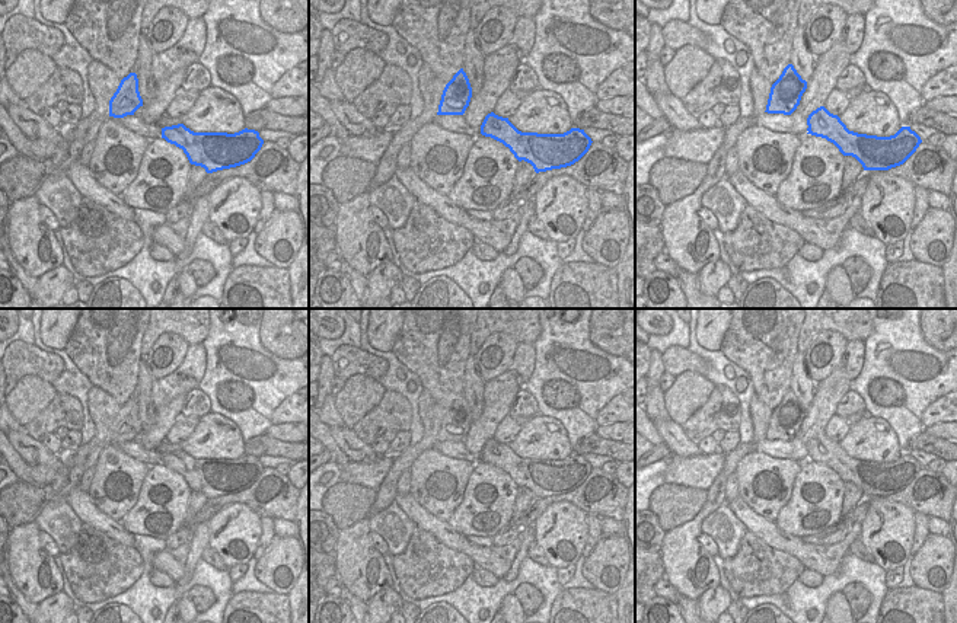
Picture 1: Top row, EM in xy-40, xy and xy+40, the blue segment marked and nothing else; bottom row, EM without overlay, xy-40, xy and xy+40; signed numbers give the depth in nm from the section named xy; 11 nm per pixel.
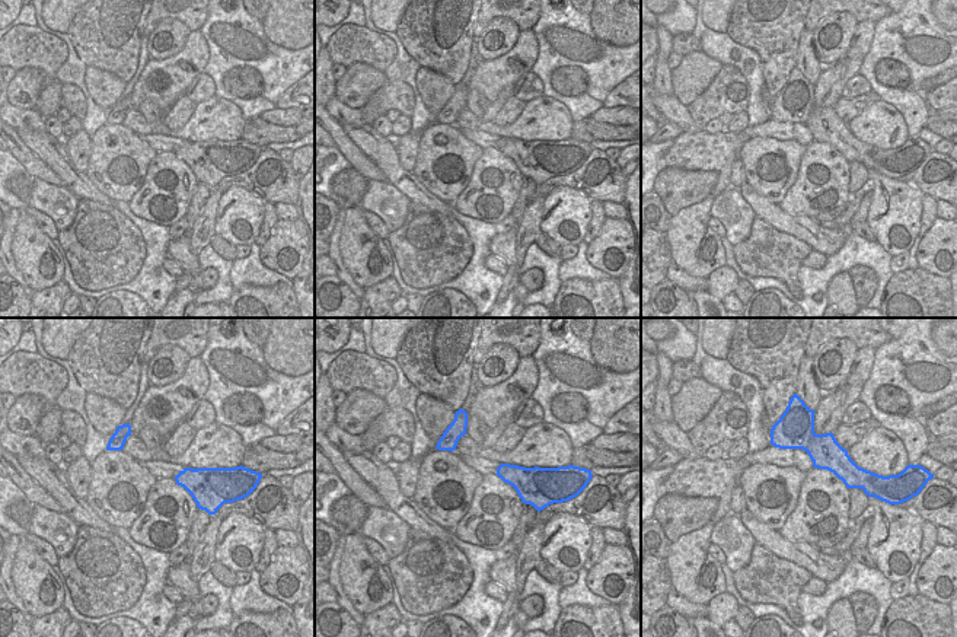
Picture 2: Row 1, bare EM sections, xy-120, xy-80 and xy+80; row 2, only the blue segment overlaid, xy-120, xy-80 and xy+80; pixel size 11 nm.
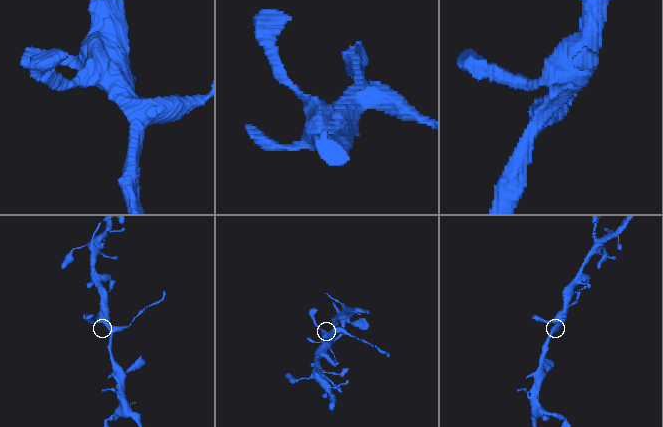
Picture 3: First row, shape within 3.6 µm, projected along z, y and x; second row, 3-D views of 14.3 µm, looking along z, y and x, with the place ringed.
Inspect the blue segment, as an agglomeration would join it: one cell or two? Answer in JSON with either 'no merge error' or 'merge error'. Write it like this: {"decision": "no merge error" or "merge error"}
{"decision": "merge error"}

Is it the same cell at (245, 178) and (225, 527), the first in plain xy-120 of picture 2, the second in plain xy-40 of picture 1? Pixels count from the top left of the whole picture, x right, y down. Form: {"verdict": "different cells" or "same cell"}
{"verdict": "different cells"}

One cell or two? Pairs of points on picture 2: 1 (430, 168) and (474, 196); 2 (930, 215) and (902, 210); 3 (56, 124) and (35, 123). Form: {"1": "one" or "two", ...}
{"1": "two", "2": "two", "3": "two"}

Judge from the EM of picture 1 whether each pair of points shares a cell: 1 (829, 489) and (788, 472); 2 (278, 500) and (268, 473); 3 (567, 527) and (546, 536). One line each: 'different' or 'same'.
1: different
2: same
3: same

